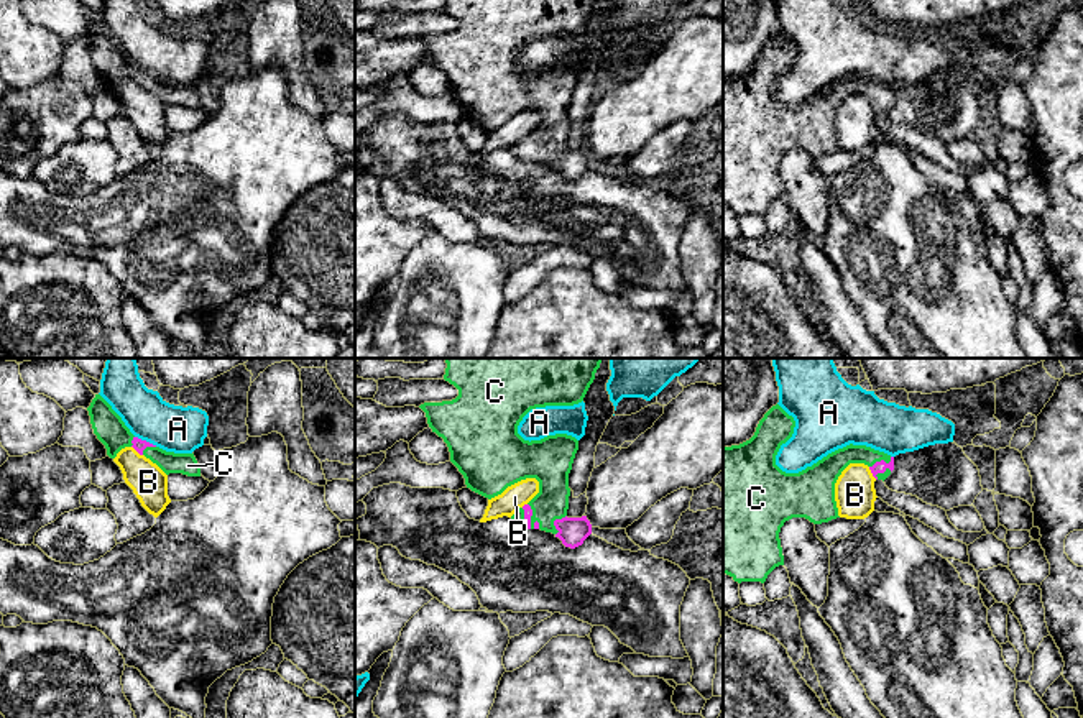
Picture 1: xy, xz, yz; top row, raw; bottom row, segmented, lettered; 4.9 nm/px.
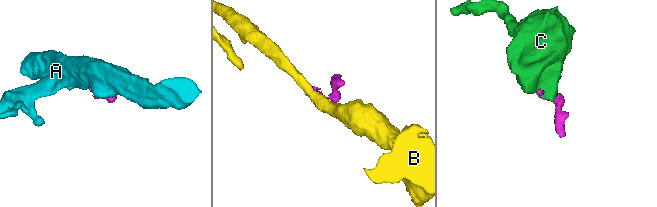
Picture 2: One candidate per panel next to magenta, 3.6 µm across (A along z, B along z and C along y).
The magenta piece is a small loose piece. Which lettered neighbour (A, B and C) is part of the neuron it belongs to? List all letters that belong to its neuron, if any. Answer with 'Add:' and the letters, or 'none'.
Add: C

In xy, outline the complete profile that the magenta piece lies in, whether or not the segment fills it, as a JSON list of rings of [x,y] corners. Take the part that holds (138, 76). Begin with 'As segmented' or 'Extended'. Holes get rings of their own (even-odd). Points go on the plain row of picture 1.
Extended. [[[95,26],[87,43],[94,66],[105,77],[110,90],[115,90],[122,81],[133,79],[140,87],[145,87],[156,95],[166,107],[182,105],[187,108],[200,108],[200,99],[194,85],[166,84],[135,69],[122,49],[100,26]]]

